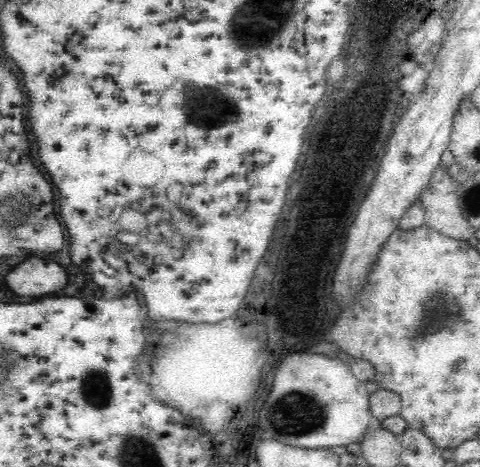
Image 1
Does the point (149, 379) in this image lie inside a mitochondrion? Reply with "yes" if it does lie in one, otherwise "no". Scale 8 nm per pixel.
no

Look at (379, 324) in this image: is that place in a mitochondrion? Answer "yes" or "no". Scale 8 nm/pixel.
no

